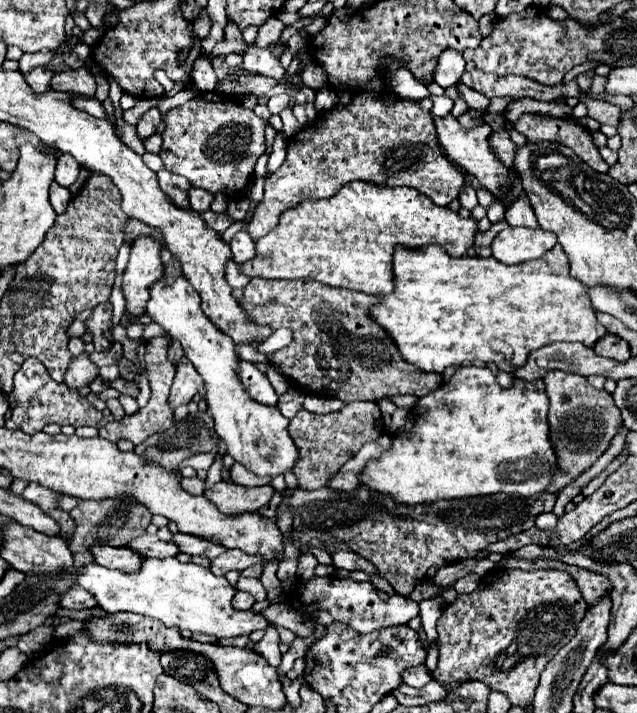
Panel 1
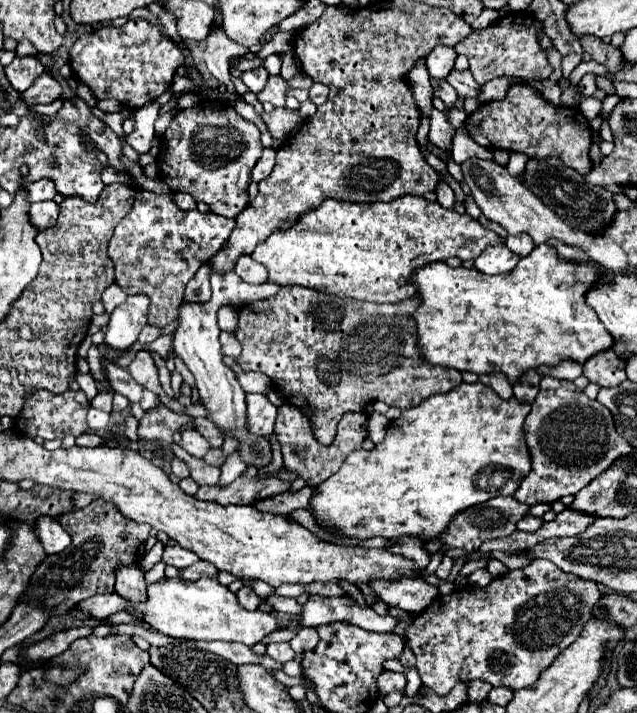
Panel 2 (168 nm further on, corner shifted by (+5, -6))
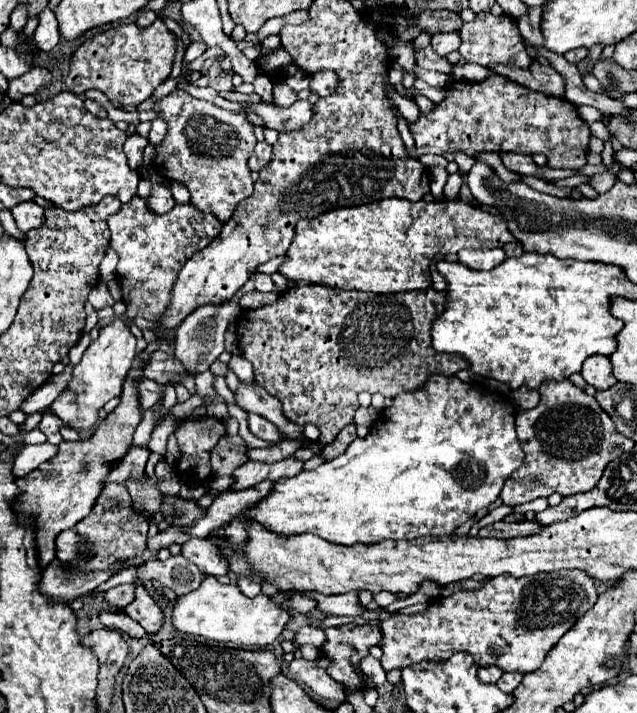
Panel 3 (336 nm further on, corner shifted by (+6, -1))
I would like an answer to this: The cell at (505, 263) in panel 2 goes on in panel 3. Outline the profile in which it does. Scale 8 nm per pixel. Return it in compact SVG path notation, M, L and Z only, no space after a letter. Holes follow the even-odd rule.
M486 249L486 251L460 251L458 253L458 261L464 263L466 267L470 269L478 269L478 271L490 271L494 267L498 267L504 259L506 259L506 253L502 249Z

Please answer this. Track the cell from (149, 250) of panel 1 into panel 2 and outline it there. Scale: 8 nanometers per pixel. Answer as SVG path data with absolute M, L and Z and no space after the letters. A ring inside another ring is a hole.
M129 296L125 304L113 310L103 344L117 352L105 354L103 360L117 364L121 354L137 342L141 328L147 324L147 306L149 306L147 296Z

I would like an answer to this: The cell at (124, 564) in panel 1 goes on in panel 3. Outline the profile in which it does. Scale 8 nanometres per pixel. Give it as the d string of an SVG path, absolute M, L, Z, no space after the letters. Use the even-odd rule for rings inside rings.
M136 581L134 585L136 585L136 597L124 611L134 621L138 621L146 629L146 633L156 633L160 629L160 625L162 625L162 611L156 605L156 601L150 597L144 583Z

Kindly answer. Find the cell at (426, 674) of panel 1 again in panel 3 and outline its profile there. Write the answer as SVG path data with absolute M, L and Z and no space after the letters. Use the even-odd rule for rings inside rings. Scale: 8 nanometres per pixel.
M366 657L366 661L362 659L362 671L374 681L374 685L376 687L380 687L380 685L384 685L386 683L386 671L382 669L382 665L380 665L380 661L378 659L374 659L374 657Z

